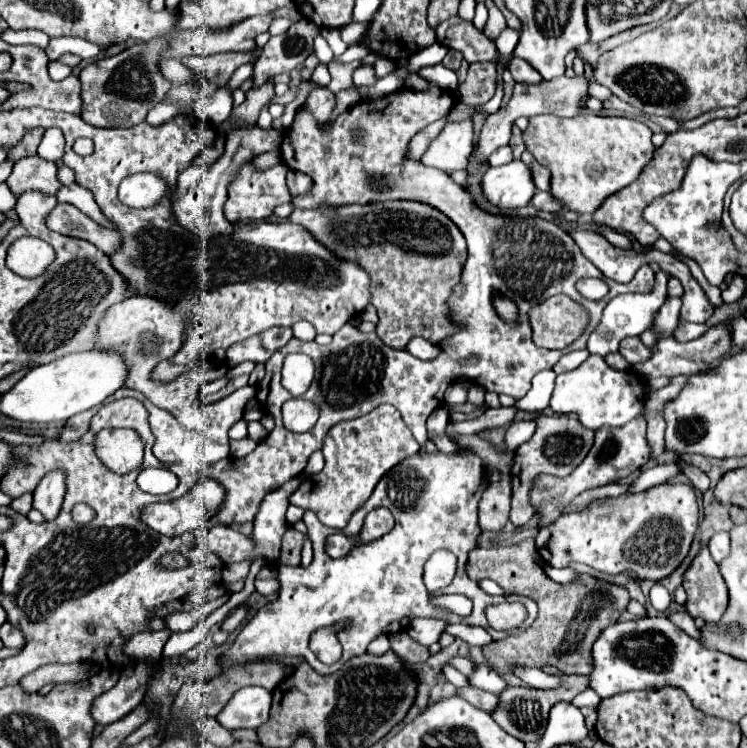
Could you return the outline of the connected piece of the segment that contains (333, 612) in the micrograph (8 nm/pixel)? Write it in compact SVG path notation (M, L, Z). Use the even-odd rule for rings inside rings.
M460 448L454 454L434 452L434 454L414 454L398 462L374 488L370 500L350 518L344 530L332 530L324 526L314 512L304 512L304 524L308 526L308 538L314 546L314 558L306 568L278 570L278 598L260 608L254 618L244 626L234 646L226 652L230 664L242 664L242 660L258 660L264 656L300 656L316 668L318 674L334 674L344 666L346 660L366 652L366 646L380 634L394 634L406 630L410 620L418 616L442 616L450 624L464 622L482 626L490 632L494 640L506 638L510 632L498 632L490 628L484 610L502 602L520 602L528 618L518 626L526 630L538 616L538 608L530 598L520 596L490 596L476 582L470 582L466 574L468 552L478 546L478 502L480 502L480 484L486 478L482 460L466 448ZM374 508L388 508L396 520L396 526L384 534L378 542L358 546L346 558L334 560L326 554L324 542L330 534L342 532L346 536L358 536L366 514ZM476 520L476 522L474 522ZM446 548L458 556L458 572L450 586L436 592L428 592L422 580L424 564L432 552ZM440 594L464 594L474 602L470 616L456 616L450 610L436 608L430 598ZM338 622L348 622L348 628L338 632L344 654L340 662L326 666L310 650L308 642L312 632L318 628L328 628ZM396 622L396 626L392 626Z

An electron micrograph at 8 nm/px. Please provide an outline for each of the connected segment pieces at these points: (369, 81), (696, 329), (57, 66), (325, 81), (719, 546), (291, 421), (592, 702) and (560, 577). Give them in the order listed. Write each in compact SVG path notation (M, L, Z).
M360 66L354 70L354 86L374 86L374 66Z
M679 321L678 328L674 330L674 338L684 342L684 340L692 340L692 338L698 338L698 336L706 334L706 330L708 330L706 324Z
M50 61L48 73L52 80L61 81L72 74L72 68L58 61Z
M324 64L316 66L316 70L314 70L312 76L310 76L310 82L316 84L318 88L326 88L326 86L330 84L330 72L328 72L328 66L324 66Z
M716 532L710 540L708 540L708 550L712 554L712 558L720 563L730 552L730 536L728 532Z
M288 400L282 406L284 424L292 432L308 432L318 420L318 406L310 400Z
M588 688L586 692L580 692L574 700L572 700L572 704L574 706L578 706L578 708L596 708L598 704L600 704L600 696L592 690L592 688Z
M548 567L546 571L552 580L561 584L565 583L565 581L566 583L571 582L579 576L579 574L570 567L563 569Z

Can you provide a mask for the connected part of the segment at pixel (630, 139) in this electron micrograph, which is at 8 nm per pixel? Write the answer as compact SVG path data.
M550 114L534 116L530 118L522 138L526 150L532 152L536 162L552 172L552 196L558 198L568 210L578 214L596 212L608 196L632 184L654 154L654 146L650 142L652 130L646 124L630 118L604 118L598 114L582 114L578 118L558 118Z

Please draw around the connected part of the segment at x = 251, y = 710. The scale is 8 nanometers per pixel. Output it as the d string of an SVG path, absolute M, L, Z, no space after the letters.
M242 688L242 692L238 692L238 696L234 696L234 700L220 712L218 722L228 730L262 726L268 720L270 702L272 694L266 688Z

